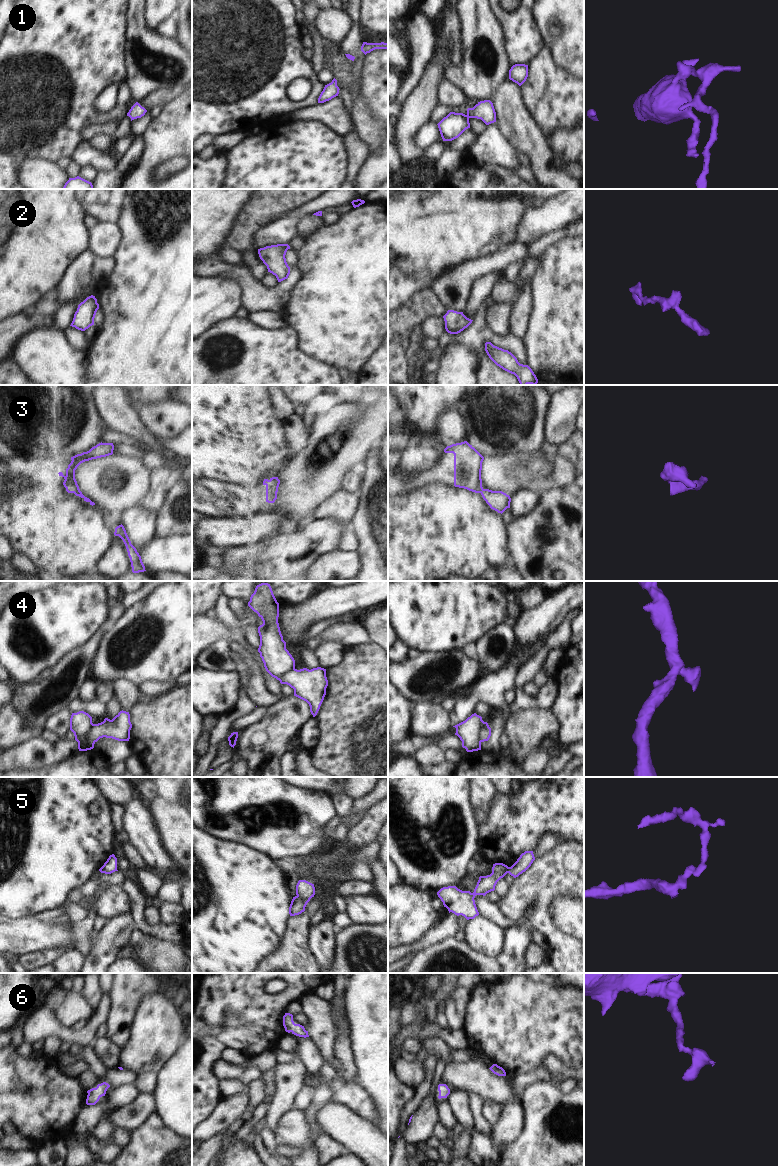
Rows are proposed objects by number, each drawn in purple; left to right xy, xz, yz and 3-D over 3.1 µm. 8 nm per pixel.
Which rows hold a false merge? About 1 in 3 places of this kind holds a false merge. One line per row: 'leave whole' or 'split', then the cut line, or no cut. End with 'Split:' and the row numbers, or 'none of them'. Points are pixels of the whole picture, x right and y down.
1: leave whole; cut none
2: leave whole; cut none
3: leave whole; cut none
4: split; cut xy (94, 724), (89, 733), (89, 737), (94, 742)
5: split; cut xz (297, 895), (306, 903)
6: leave whole; cut none
Split: 4, 5

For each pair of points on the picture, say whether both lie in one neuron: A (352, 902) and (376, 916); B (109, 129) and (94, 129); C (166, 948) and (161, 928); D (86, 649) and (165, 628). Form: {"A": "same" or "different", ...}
{"A": "same", "B": "same", "C": "different", "D": "different"}

